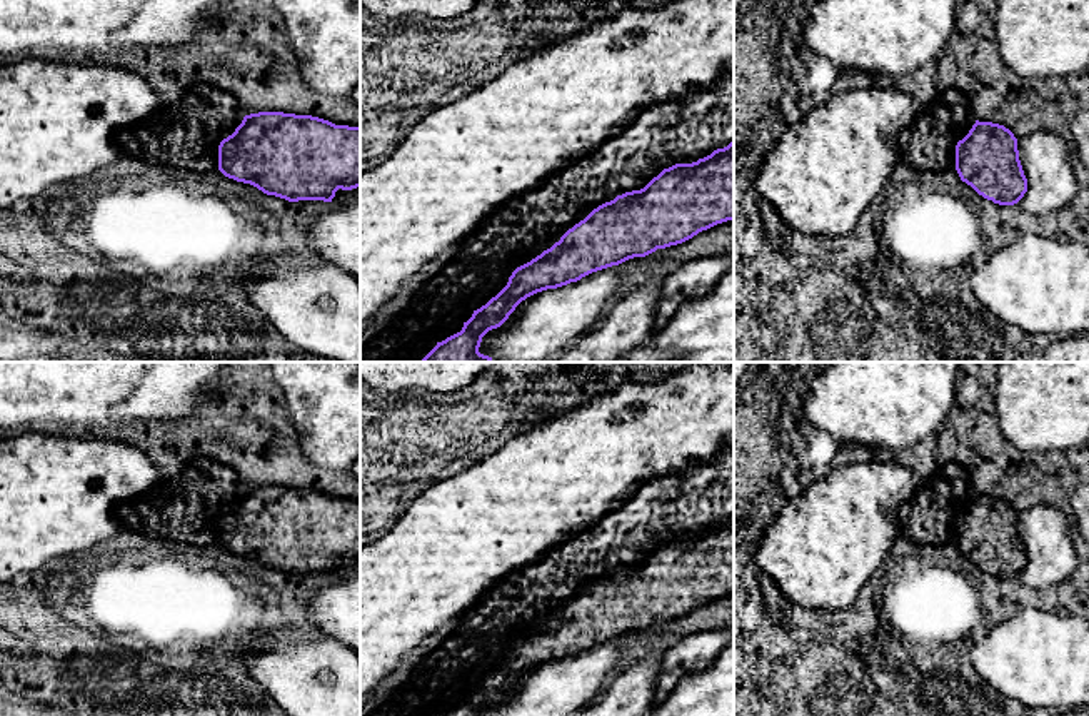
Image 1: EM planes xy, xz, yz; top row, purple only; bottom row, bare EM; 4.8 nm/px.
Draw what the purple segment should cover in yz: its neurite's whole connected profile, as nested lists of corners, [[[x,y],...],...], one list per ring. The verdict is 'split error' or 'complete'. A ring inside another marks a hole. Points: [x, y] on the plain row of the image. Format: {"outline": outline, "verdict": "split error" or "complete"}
{"outline": [[[976,494],[956,519],[956,544],[962,556],[999,579],[1014,579],[1027,566],[1017,512],[999,497]]], "verdict": "complete"}

